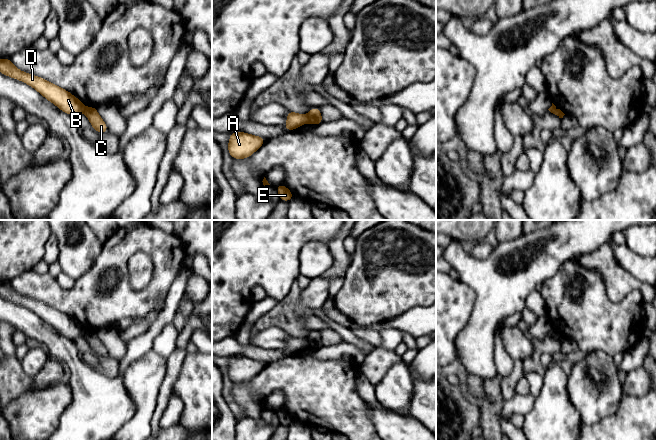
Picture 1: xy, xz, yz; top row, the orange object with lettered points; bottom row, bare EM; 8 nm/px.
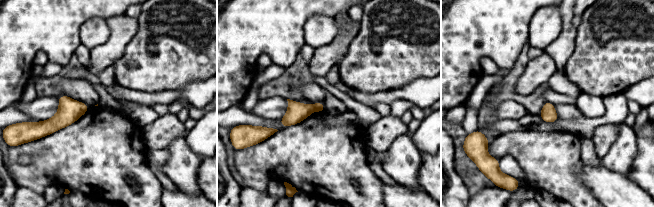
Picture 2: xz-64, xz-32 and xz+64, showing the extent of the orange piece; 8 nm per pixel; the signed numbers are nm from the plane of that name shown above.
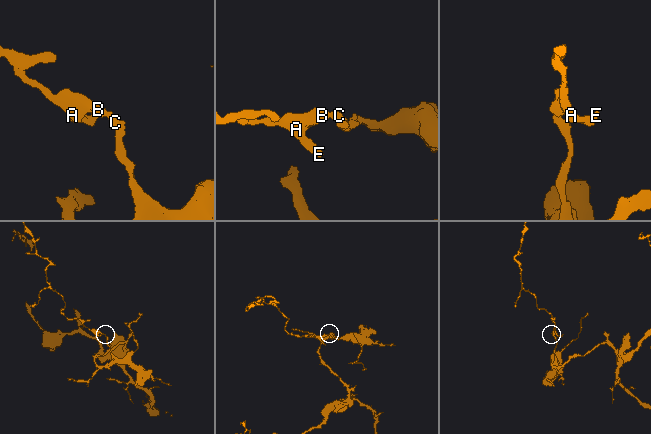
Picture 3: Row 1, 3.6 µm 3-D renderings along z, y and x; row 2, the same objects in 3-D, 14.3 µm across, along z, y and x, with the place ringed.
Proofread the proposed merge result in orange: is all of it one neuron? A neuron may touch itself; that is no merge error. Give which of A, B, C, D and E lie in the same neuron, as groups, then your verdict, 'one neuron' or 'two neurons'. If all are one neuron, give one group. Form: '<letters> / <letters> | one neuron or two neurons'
A B D E / C | two neurons

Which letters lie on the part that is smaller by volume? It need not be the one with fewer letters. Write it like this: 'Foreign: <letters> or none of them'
Foreign: A, B, D, E

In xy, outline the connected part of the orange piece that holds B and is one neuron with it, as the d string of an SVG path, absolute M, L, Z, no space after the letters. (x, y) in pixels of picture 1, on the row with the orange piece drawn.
M10 58L0 59L0 73L25 82L61 111L71 116L84 112L84 104L73 94L39 76L19 70Z

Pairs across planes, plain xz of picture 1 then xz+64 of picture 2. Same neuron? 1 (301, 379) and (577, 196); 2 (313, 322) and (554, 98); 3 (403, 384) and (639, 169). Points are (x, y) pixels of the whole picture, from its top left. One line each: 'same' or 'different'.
1: same
2: same
3: different

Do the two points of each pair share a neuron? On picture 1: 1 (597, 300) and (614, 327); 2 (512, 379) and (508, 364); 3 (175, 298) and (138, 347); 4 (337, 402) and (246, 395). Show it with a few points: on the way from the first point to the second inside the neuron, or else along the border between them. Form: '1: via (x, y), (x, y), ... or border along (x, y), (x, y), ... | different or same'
1: via (597, 307), (597, 310), (607, 320) | same
2: border along (515, 362), (512, 371), (503, 378) | different
3: via (170, 310), (150, 335) | same
4: via (314, 389), (309, 384), (269, 384) | same

